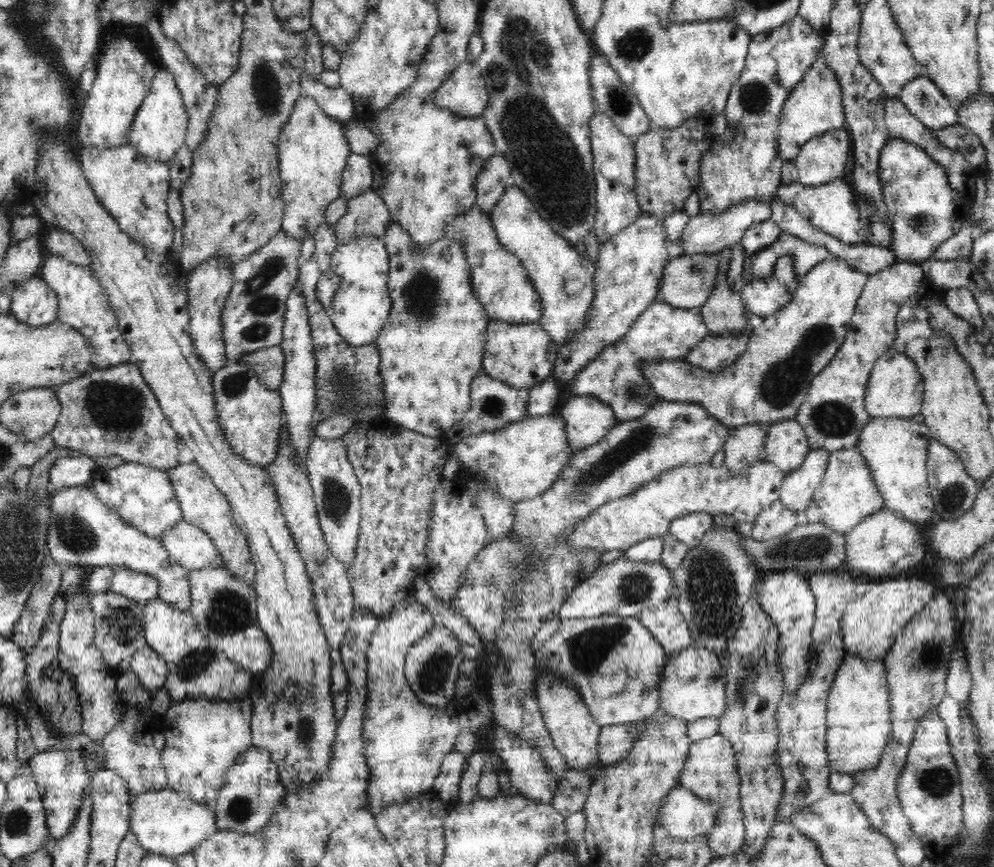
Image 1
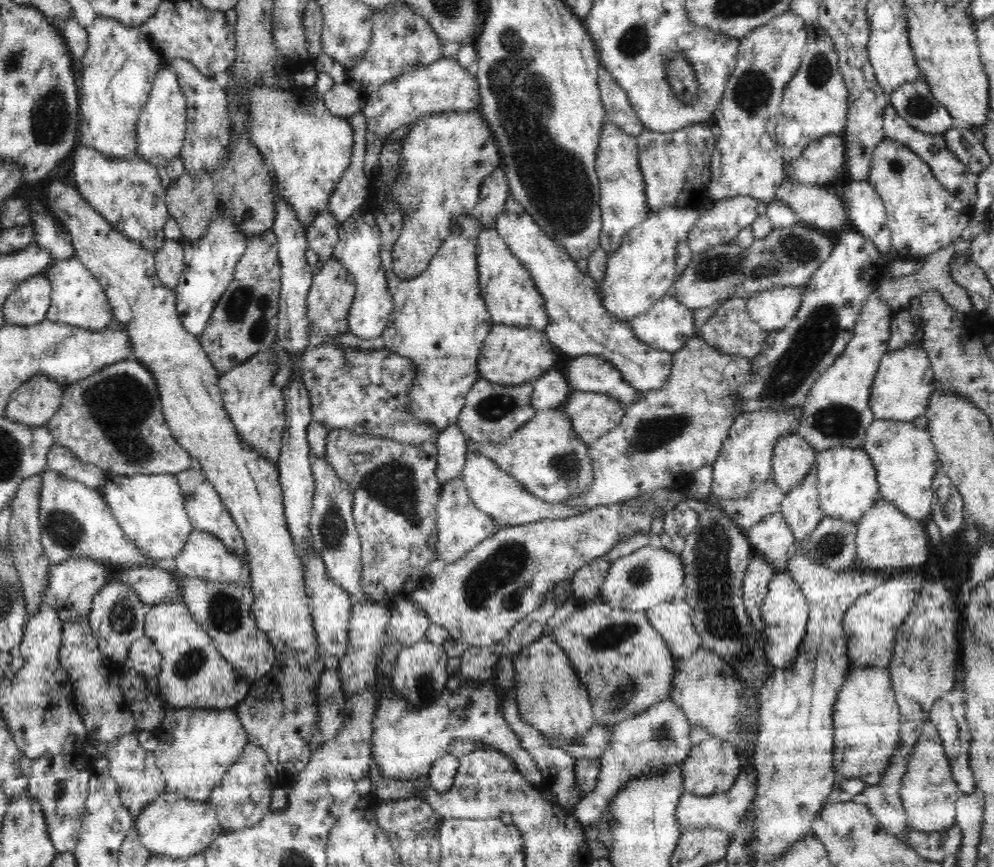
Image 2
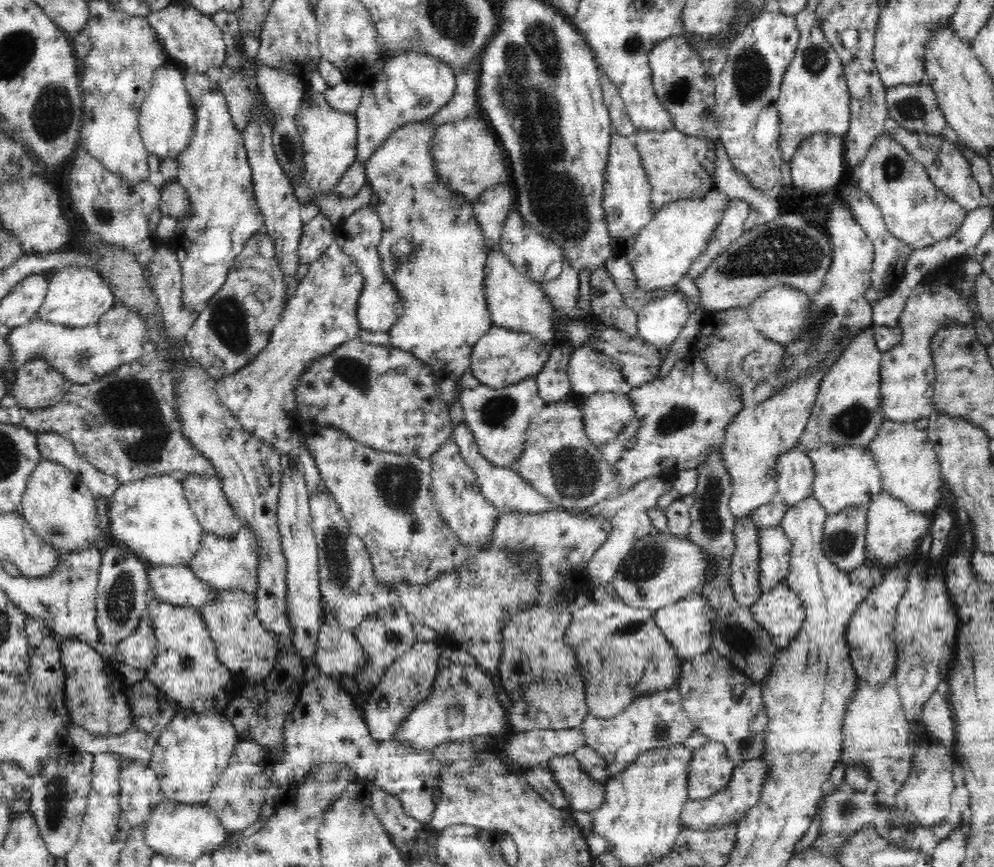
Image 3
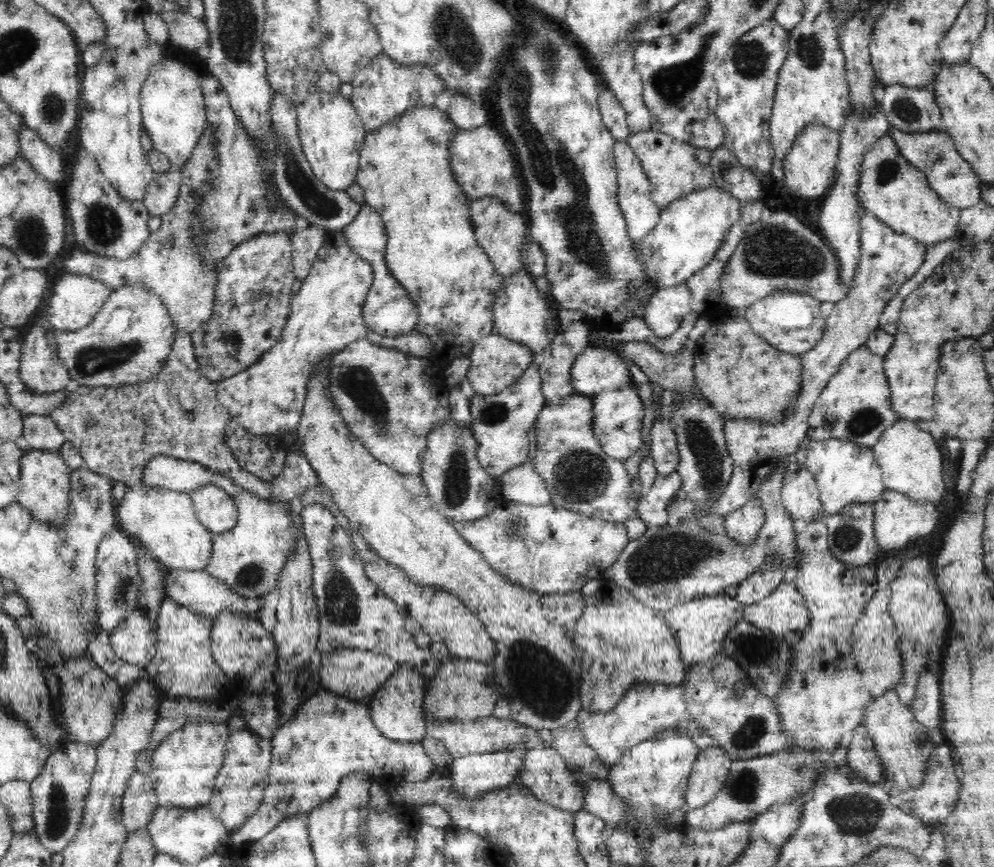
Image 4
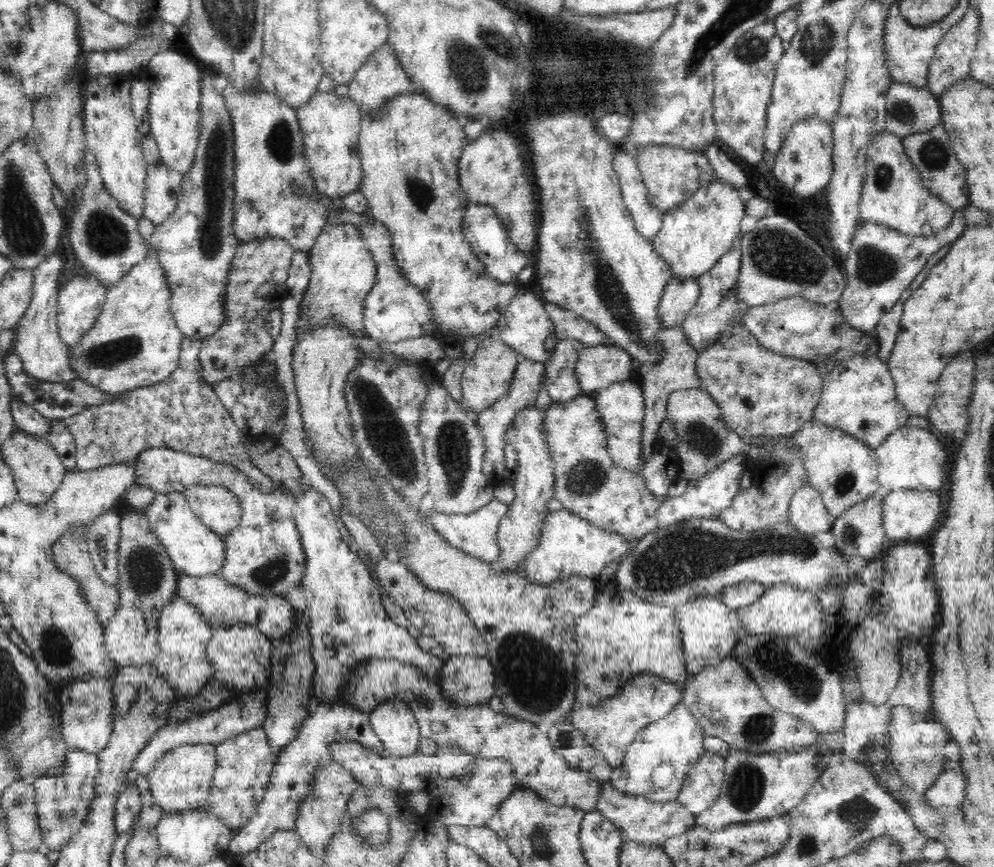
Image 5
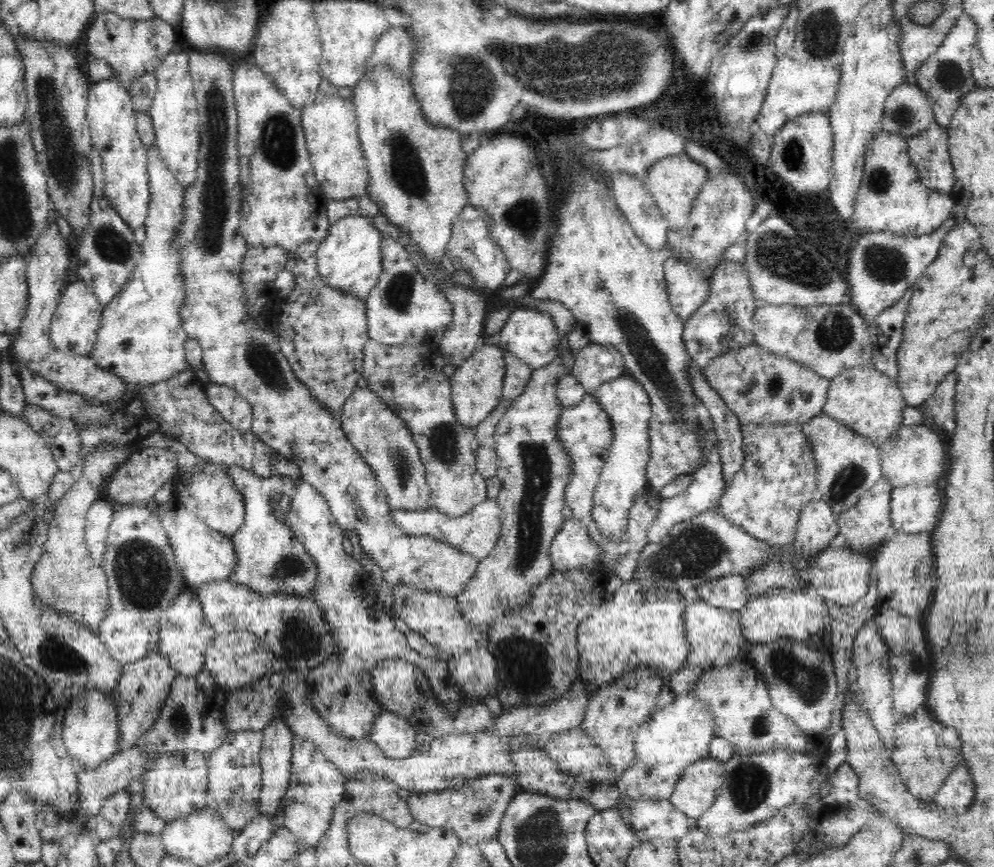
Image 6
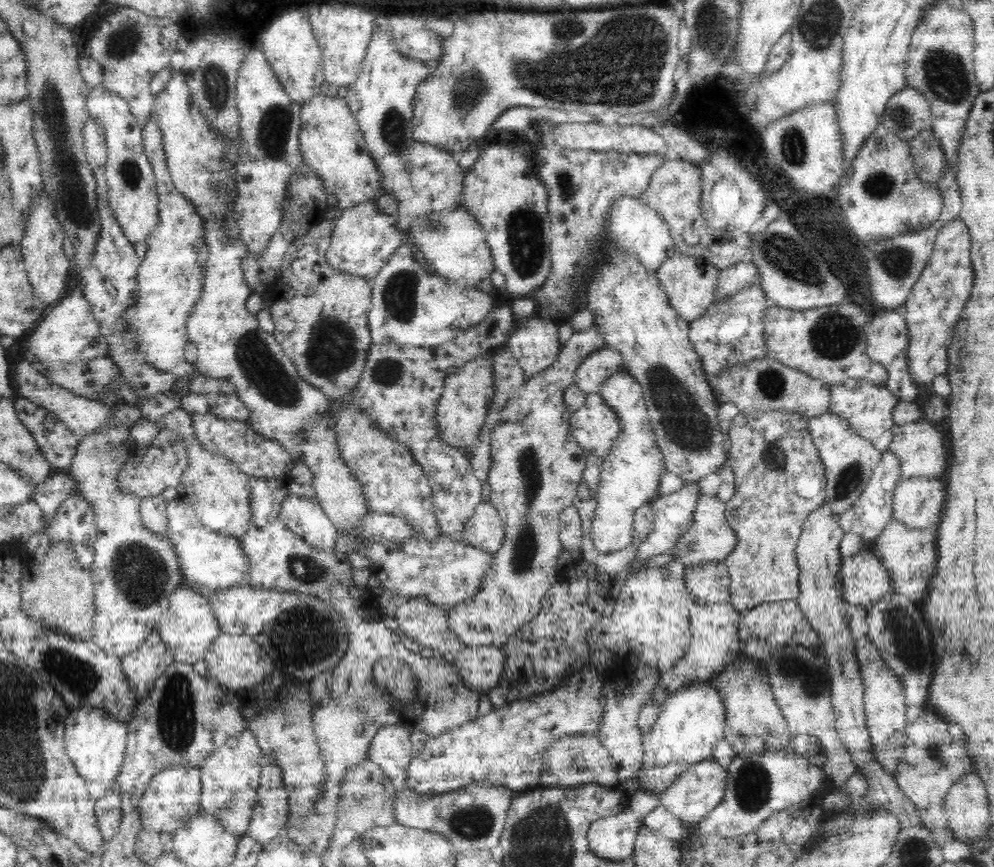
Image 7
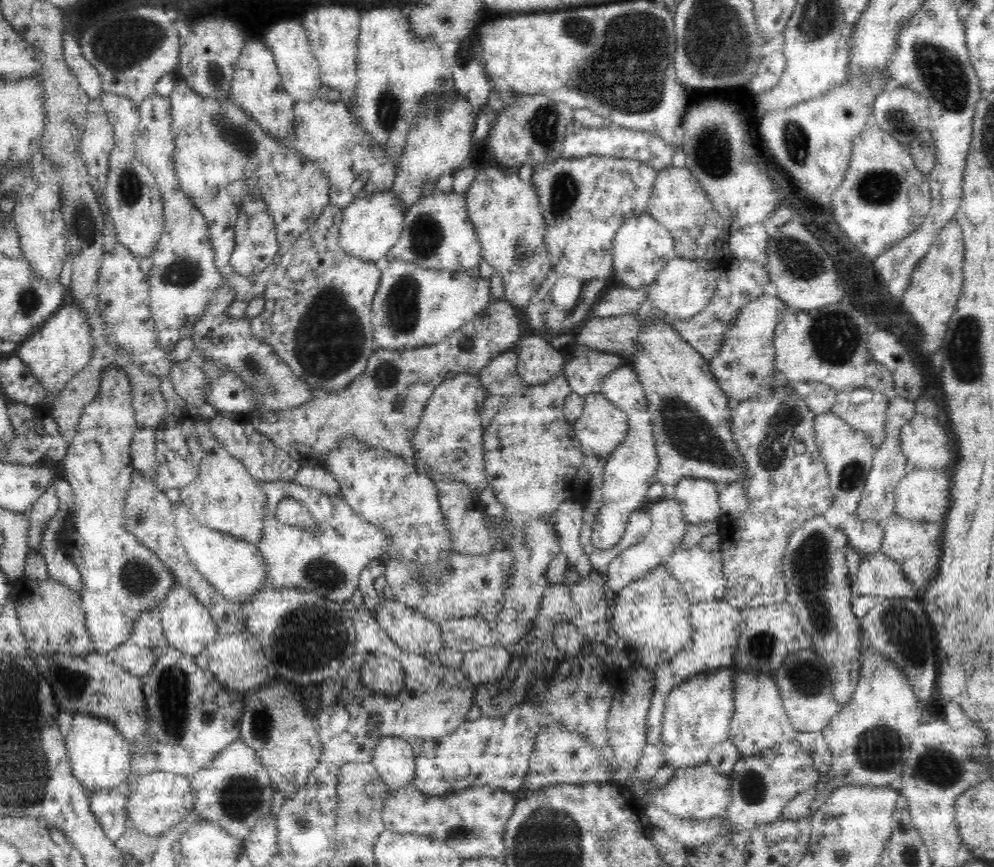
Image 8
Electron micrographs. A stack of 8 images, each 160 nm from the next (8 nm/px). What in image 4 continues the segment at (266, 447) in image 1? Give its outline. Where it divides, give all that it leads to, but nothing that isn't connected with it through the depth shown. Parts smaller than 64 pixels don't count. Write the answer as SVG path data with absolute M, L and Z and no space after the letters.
M343 230L326 231L322 246L318 248L310 274L301 284L301 289L293 297L281 338L265 352L250 368L215 383L218 400L229 410L233 422L254 435L272 435L282 439L287 432L294 433L302 416L302 406L306 398L306 380L312 366L328 354L334 355L344 350L348 344L367 338L369 328L363 319L363 304L373 285L374 271L347 243Z

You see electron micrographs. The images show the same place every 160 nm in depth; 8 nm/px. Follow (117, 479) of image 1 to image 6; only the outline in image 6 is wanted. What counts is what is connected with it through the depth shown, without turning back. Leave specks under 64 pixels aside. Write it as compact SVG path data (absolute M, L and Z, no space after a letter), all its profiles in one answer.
M188 475L176 476L172 484L175 485L174 499L166 504L161 504L157 508L157 516L167 532L169 543L172 545L176 558L177 569L181 572L187 587L192 590L200 588L202 585L232 579L238 557L231 537L221 532L212 530L198 518L198 504L192 496L186 496L184 502L180 503L180 498L176 499L176 490L180 488L182 482L188 482Z

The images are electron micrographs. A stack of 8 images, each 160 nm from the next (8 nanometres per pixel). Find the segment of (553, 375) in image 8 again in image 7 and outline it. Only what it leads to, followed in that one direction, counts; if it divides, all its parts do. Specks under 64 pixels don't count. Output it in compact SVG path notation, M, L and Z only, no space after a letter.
M516 318L512 336L505 347L514 355L526 380L550 368L561 351L559 323L550 319Z

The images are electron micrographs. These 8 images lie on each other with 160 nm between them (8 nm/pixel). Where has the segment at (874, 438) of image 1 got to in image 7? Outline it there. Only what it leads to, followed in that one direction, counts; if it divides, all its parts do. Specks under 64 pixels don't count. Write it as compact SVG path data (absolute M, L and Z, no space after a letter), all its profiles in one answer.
M921 417L912 423L896 425L893 434L894 440L889 448L900 460L901 482L913 477L936 478L944 472L944 461L948 458L948 446L946 446L944 434L930 421Z

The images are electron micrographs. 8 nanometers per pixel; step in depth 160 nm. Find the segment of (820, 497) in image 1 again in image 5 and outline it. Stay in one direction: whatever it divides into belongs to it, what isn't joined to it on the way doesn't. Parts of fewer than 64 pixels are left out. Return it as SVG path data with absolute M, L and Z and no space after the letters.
M813 419L802 425L791 439L802 453L800 459L804 461L809 486L822 496L833 521L847 508L882 491L877 482L878 462L875 450L864 441Z

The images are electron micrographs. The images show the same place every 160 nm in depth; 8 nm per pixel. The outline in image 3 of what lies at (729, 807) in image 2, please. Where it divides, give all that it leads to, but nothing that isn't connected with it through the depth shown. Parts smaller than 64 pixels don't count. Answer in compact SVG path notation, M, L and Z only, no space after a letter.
M763 757L745 760L735 765L726 788L706 800L689 800L684 805L681 812L681 821L684 827L706 831L707 829L719 829L721 826L732 823L736 825L738 821L741 821L746 816L750 808L759 803L768 773L769 764Z

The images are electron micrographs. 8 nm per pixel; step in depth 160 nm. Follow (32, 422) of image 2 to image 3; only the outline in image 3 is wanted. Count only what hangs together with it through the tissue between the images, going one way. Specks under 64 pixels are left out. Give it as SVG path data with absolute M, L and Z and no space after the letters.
M43 358L26 360L15 372L13 397L18 405L30 410L54 406L73 385Z

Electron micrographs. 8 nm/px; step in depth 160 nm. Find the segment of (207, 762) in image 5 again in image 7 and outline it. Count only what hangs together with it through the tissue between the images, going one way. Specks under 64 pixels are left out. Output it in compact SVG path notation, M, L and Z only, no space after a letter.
M174 767L155 774L144 790L139 804L142 828L150 831L173 833L184 828L192 818L201 813L200 769L196 767Z

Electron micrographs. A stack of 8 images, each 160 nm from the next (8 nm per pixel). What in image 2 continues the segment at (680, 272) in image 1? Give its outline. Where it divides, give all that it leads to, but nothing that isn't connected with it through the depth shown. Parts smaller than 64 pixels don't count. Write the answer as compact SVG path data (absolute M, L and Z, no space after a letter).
M795 222L788 228L772 228L770 234L755 238L748 248L730 242L695 254L675 283L678 300L689 309L714 307L728 299L749 299L772 287L804 289L820 265L831 256L830 238L820 230Z

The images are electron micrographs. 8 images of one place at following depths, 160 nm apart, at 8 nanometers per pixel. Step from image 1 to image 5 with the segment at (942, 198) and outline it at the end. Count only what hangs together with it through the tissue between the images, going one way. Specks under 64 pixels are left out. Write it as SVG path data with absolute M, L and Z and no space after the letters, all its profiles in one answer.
M888 132L874 136L867 152L867 173L859 204L861 223L886 225L905 235L928 236L947 228L954 212L955 208L926 188L920 171L906 154L902 138Z

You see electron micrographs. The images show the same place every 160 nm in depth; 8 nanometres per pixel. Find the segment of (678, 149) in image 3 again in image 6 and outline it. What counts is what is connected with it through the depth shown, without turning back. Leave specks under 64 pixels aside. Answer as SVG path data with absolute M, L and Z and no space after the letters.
M684 151L666 157L653 164L645 174L644 182L647 193L656 205L655 211L666 220L668 232L683 229L690 222L693 202L706 182L708 172L703 165L690 159Z

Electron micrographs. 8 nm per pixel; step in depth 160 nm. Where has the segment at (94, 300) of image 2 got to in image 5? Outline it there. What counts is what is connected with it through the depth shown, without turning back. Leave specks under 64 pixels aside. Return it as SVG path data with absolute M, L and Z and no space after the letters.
M77 276L61 285L57 325L62 342L72 348L87 335L102 312L106 292L106 287L90 276Z

